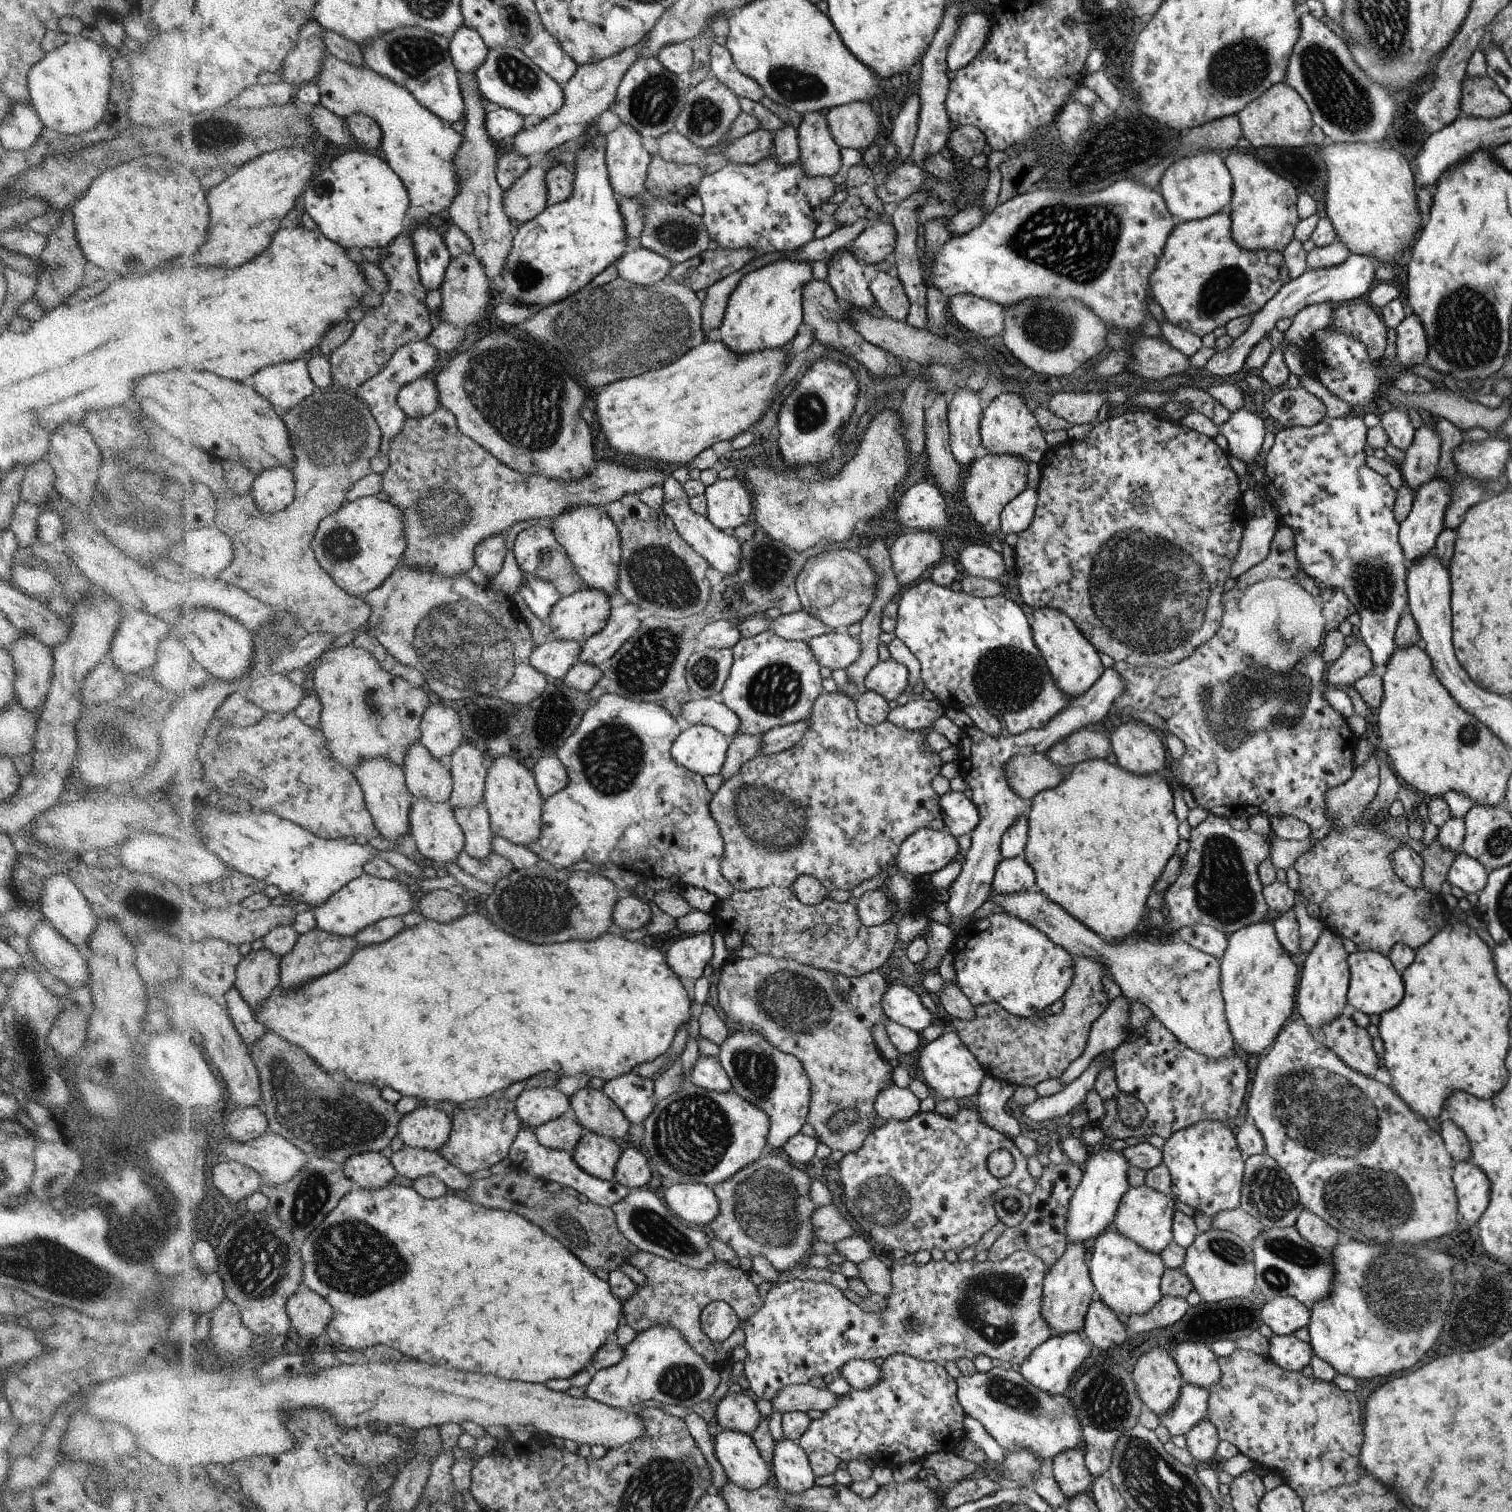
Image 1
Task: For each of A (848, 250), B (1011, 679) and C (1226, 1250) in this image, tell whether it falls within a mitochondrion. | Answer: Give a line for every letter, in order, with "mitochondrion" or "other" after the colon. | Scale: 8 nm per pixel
A: other
B: mitochondrion
C: mitochondrion

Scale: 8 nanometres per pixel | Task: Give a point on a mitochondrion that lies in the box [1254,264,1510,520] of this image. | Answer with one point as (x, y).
(1466, 329)

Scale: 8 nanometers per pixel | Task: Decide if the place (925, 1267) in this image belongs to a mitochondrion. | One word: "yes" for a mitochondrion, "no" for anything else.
no

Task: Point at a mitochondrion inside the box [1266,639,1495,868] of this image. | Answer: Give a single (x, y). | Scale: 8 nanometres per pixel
(1467, 732)

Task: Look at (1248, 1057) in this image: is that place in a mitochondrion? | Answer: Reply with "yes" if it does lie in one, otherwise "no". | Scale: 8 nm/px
no

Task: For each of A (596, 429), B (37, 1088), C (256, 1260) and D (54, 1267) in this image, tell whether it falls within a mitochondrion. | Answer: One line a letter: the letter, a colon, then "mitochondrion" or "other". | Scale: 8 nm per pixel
A: other
B: mitochondrion
C: mitochondrion
D: mitochondrion

